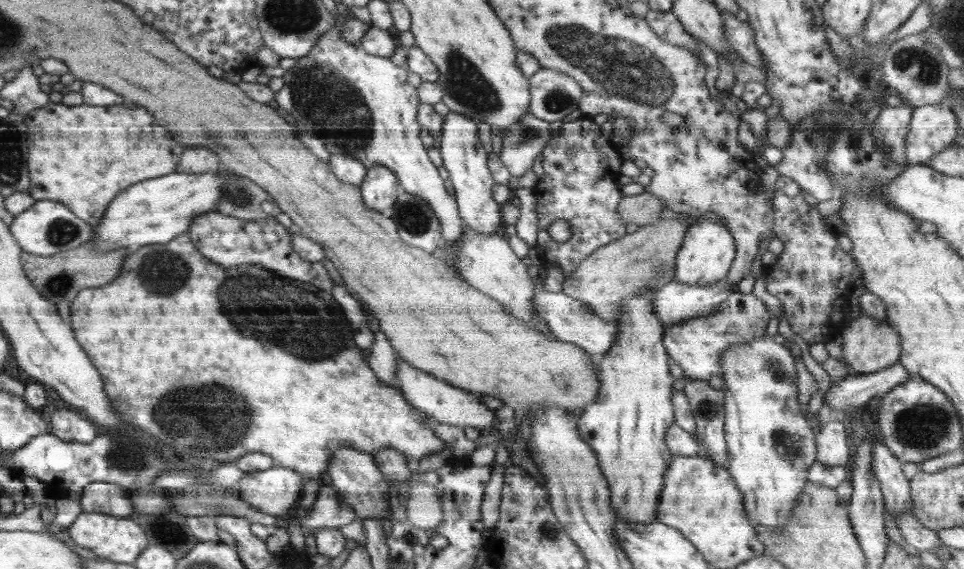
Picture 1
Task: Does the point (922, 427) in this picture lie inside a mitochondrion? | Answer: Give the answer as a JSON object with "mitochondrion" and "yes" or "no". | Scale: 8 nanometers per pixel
{"mitochondrion":"yes"}

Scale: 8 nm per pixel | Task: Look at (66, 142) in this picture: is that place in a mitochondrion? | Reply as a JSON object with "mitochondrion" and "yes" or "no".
{"mitochondrion":"no"}

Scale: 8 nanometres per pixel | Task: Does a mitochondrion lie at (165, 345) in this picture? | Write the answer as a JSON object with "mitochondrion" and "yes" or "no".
{"mitochondrion":"no"}

